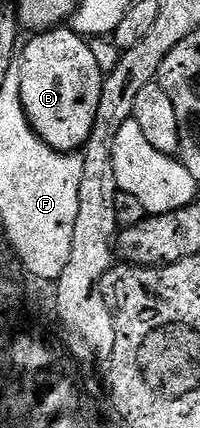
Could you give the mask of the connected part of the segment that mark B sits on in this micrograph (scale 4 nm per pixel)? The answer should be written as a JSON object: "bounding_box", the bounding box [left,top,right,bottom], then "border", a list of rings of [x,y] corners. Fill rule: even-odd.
{"bounding_box":[18,27,106,153],"border":[[[71,27],[53,28],[31,39],[28,45],[23,45],[18,56],[22,74],[20,97],[26,118],[42,142],[55,152],[79,153],[90,138],[90,130],[94,130],[106,73],[98,70],[89,41],[73,32]]]}

